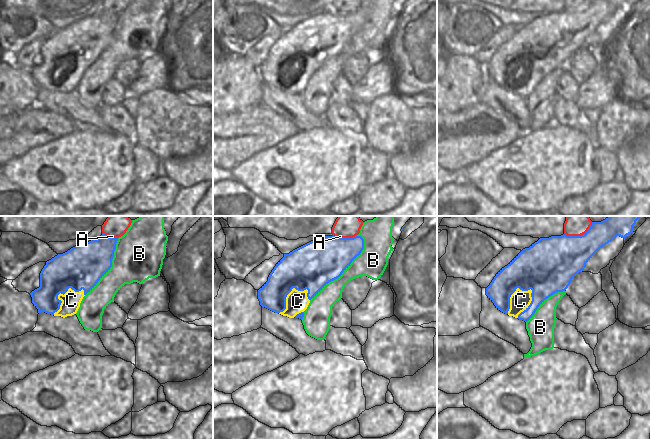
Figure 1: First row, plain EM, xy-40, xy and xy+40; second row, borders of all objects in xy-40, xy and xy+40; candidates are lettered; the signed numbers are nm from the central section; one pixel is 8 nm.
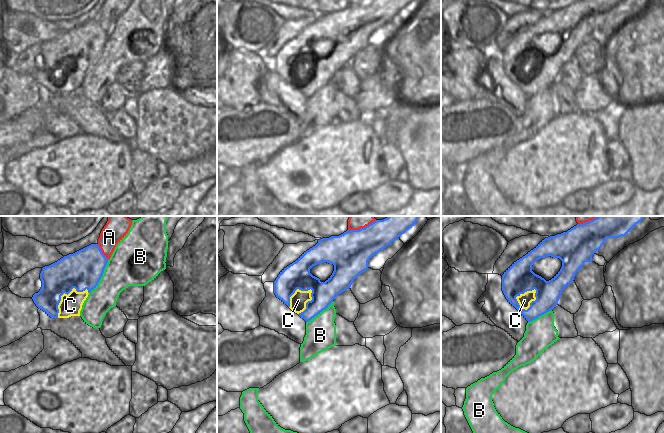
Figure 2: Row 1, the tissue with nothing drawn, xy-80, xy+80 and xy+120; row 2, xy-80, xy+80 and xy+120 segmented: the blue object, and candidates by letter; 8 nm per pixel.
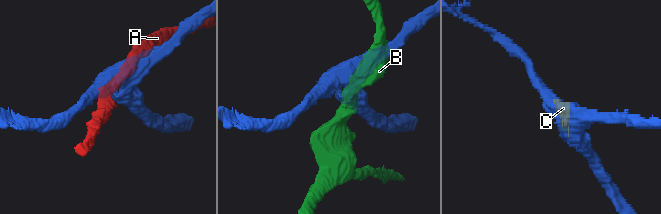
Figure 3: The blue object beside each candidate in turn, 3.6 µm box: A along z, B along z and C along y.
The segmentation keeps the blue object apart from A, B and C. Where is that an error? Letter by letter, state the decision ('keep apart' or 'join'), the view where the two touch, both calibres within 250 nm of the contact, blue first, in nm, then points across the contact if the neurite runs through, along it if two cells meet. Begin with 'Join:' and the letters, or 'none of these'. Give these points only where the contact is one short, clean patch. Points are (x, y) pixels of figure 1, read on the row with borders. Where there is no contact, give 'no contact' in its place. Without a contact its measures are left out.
Join: C
A: keep apart; meets blue in xy+40; 380 nm thick on the blue side, 200 nm on the other
B: keep apart; meets blue in xy; 360 nm thick on the blue side, 240 nm on the other
C: join; meets blue in xy+40; 320 nm thick on the blue side, 160 nm on the other

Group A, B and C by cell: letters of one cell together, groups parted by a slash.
A / B / C

